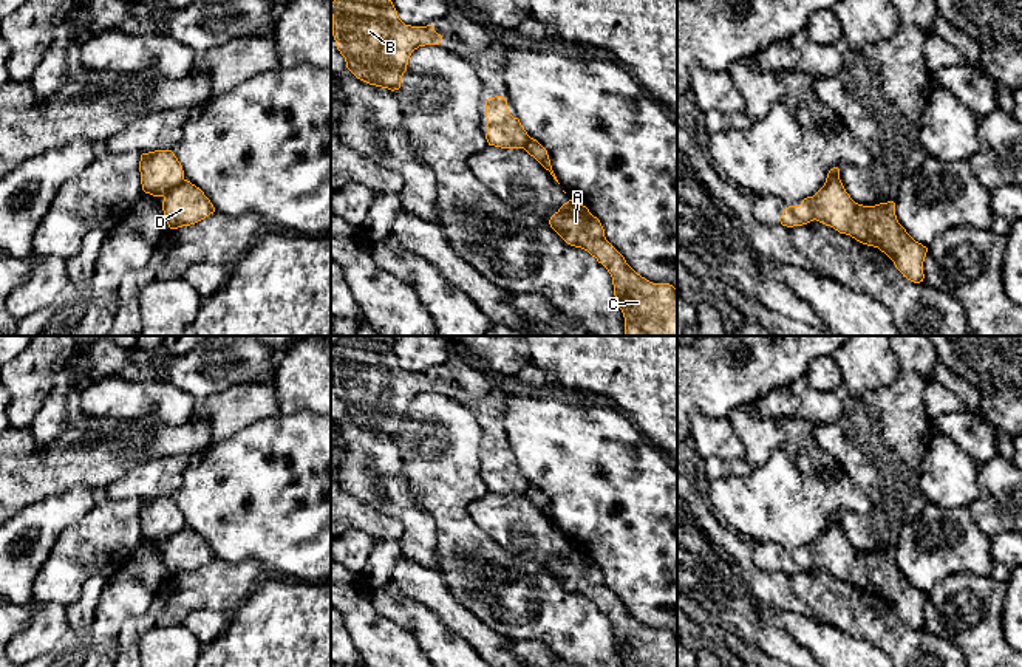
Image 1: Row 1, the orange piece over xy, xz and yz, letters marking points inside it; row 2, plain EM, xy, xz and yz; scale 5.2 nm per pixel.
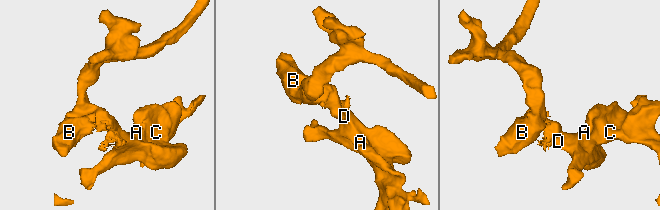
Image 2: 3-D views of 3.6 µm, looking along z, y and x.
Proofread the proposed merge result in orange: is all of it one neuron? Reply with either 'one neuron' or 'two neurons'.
two neurons

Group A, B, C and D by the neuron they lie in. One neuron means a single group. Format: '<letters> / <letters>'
A C D / B

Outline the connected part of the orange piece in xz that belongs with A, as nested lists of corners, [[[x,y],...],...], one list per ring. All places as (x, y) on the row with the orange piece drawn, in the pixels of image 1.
[[[569,200],[549,224],[567,245],[588,251],[608,269],[625,317],[625,336],[677,336],[677,289],[637,274],[606,240],[600,220],[586,206]]]

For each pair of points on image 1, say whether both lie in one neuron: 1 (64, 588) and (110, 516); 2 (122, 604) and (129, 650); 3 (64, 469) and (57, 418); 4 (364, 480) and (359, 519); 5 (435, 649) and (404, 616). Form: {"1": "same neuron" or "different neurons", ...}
{"1": "same neuron", "2": "different neurons", "3": "different neurons", "4": "different neurons", "5": "same neuron"}

